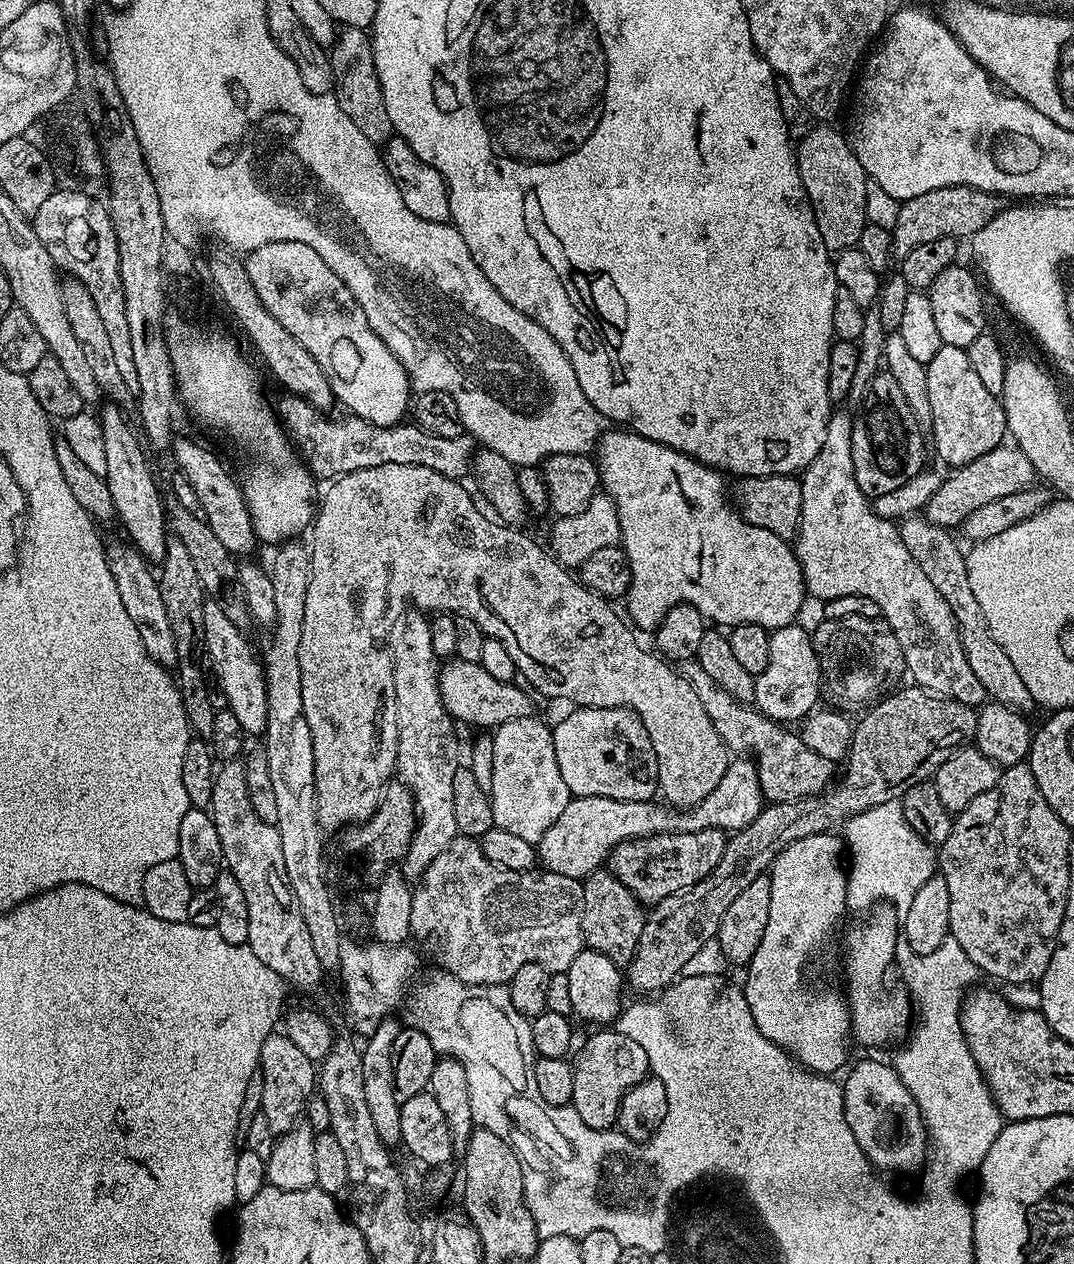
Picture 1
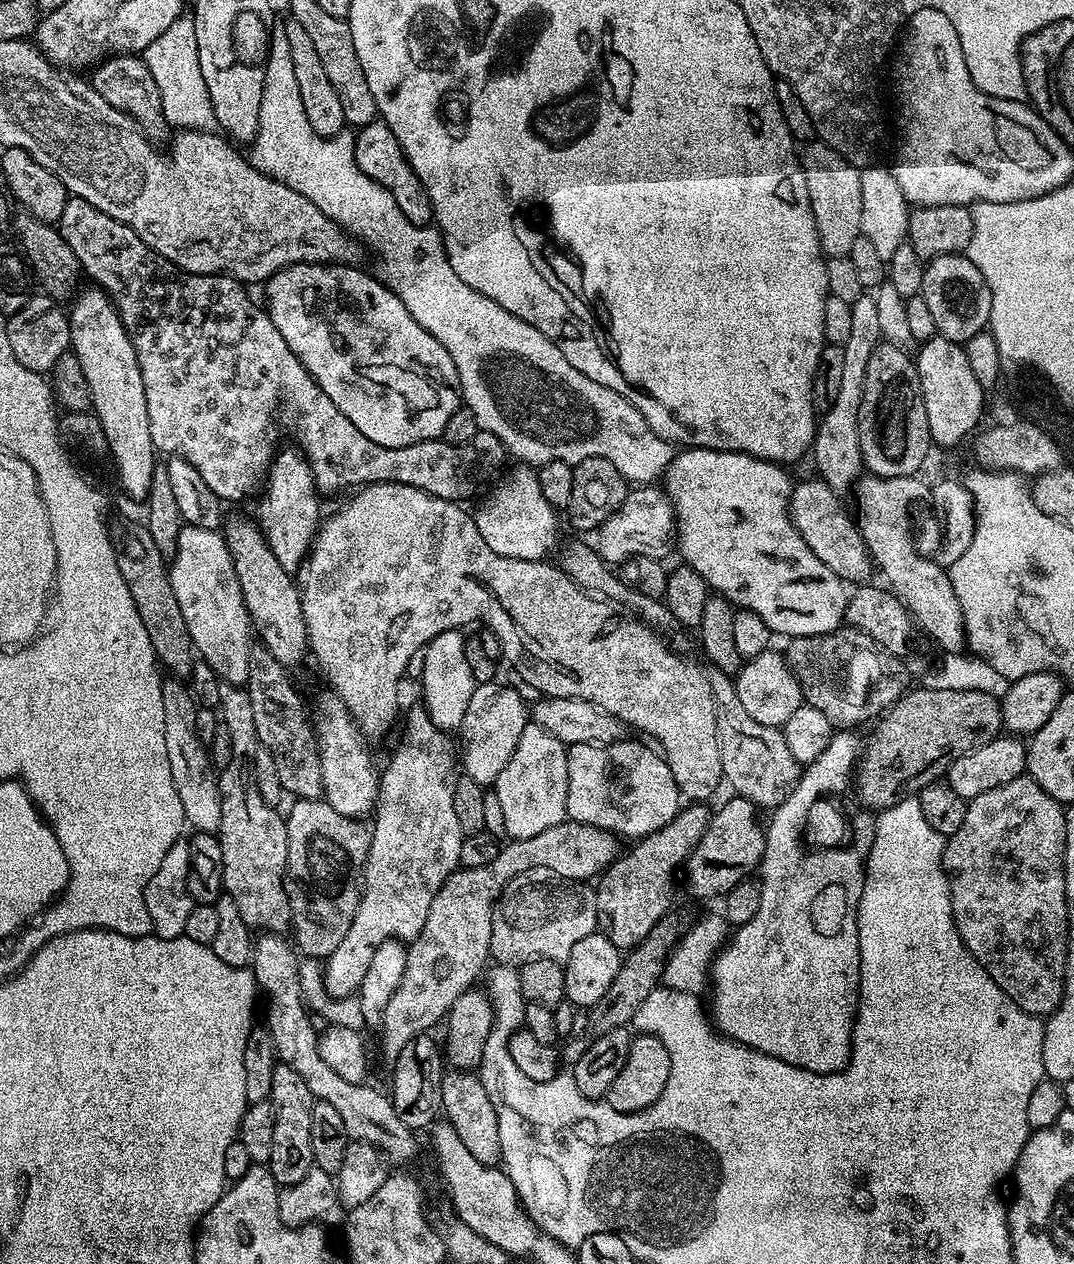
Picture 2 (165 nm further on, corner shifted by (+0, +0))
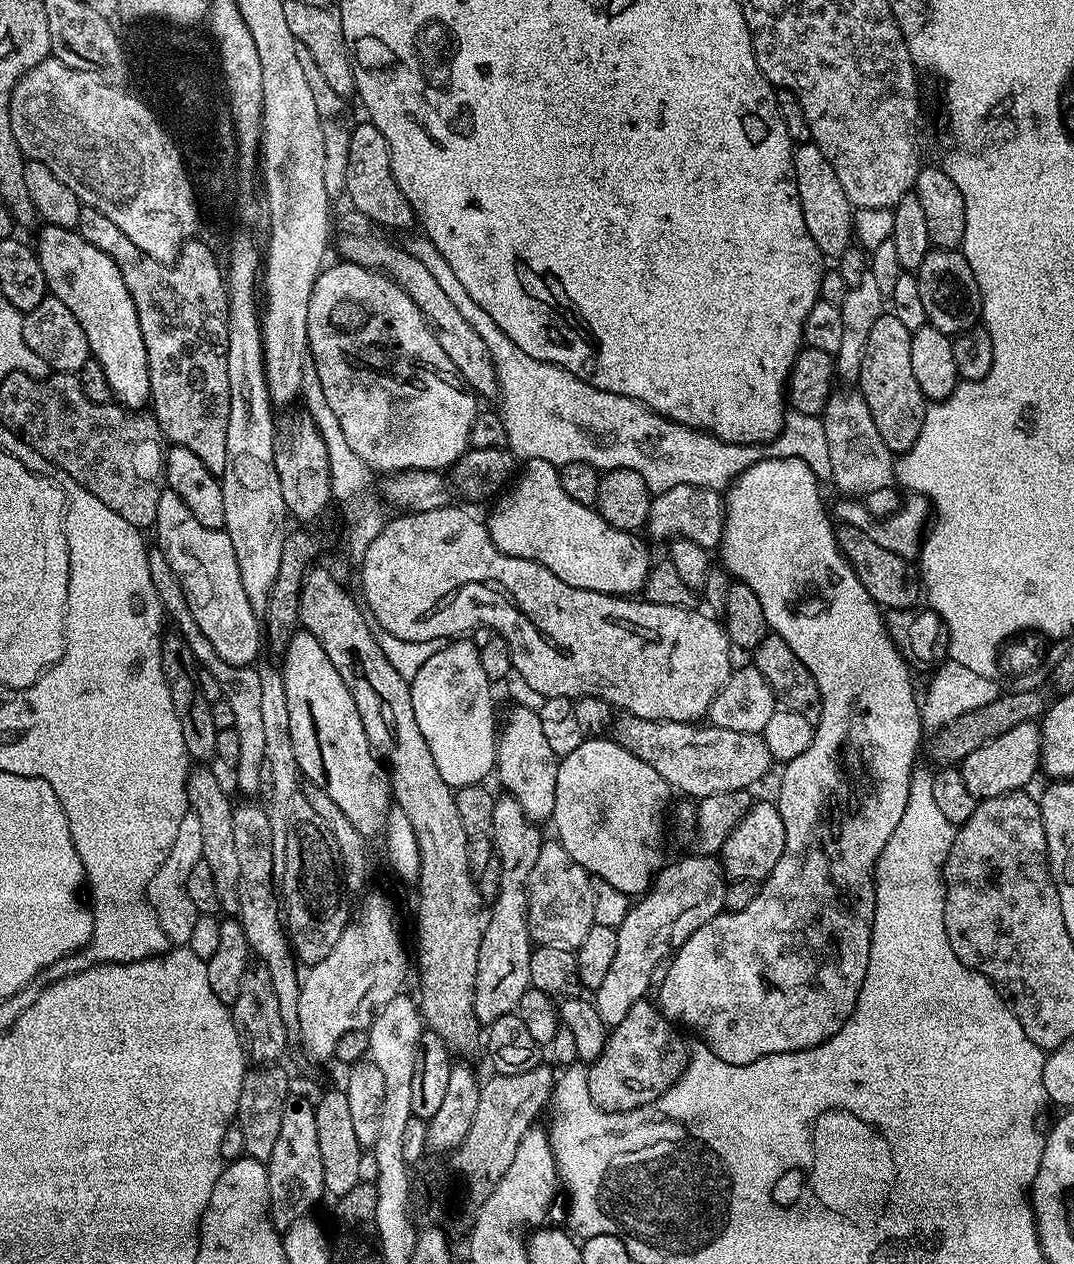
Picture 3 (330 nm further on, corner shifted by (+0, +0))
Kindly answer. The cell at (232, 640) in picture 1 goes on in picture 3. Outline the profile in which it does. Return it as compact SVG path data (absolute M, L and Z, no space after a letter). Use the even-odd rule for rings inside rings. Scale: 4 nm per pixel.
M167 490L162 498L158 498L158 518L154 532L160 535L158 546L164 551L164 557L170 562L182 586L184 600L188 603L198 630L206 634L218 658L239 668L255 665L262 656L262 624L251 609L239 574L234 546L227 533L218 528L202 526L202 522L190 514L186 502L182 502L178 494Z

